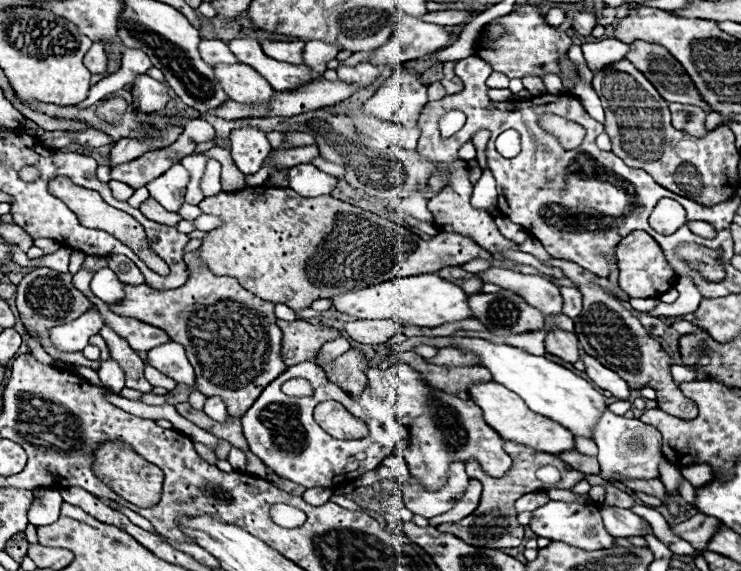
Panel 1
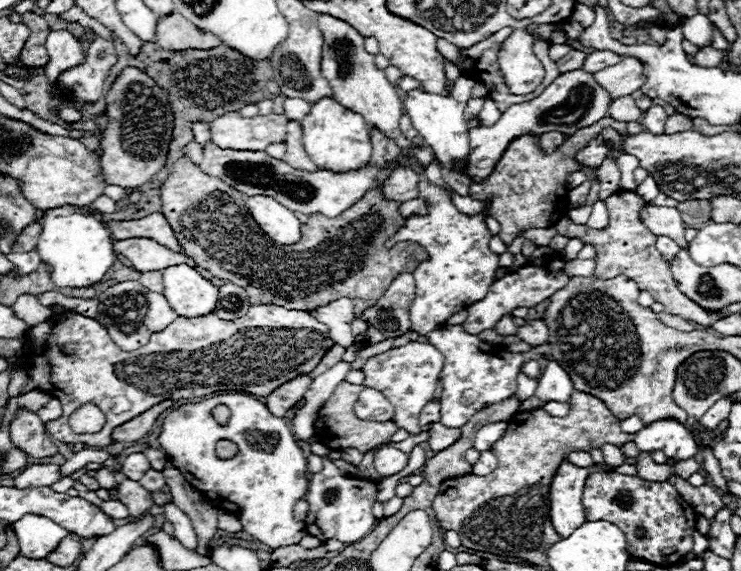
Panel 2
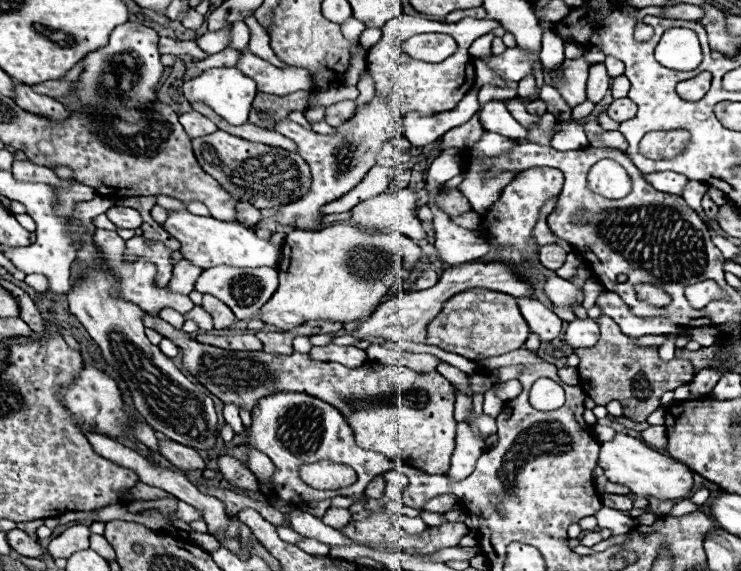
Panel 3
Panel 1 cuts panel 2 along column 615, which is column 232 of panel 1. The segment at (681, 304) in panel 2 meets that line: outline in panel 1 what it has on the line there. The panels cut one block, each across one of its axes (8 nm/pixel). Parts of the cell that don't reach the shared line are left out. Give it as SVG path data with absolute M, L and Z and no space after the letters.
M260 186L234 194L220 192L218 196L204 198L198 206L203 213L216 214L224 220L224 226L208 232L208 236L202 240L200 256L204 258L208 268L212 268L216 276L236 278L246 290L254 292L262 300L274 304L286 304L294 312L310 308L310 304L318 298L332 300L346 292L376 286L392 278L438 272L446 264L462 266L474 258L484 258L484 260L492 258L484 248L480 248L468 236L454 234L454 232L440 232L438 236L426 242L388 218L376 216L368 210L362 210L328 194L316 198L304 198L290 188Z

